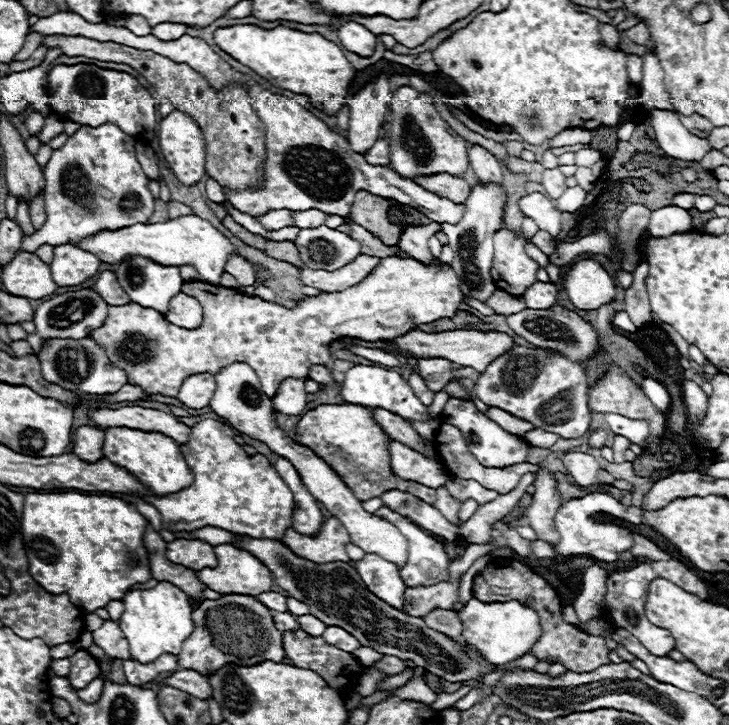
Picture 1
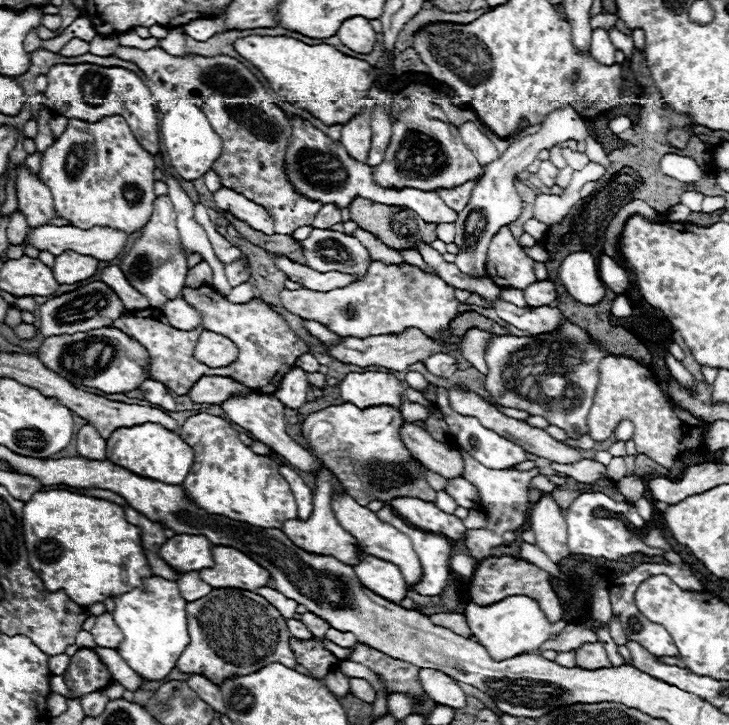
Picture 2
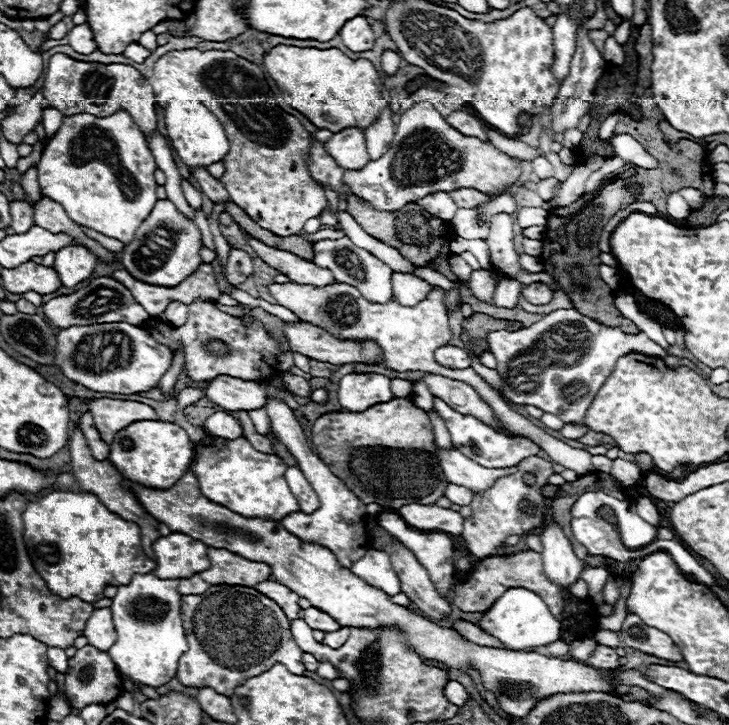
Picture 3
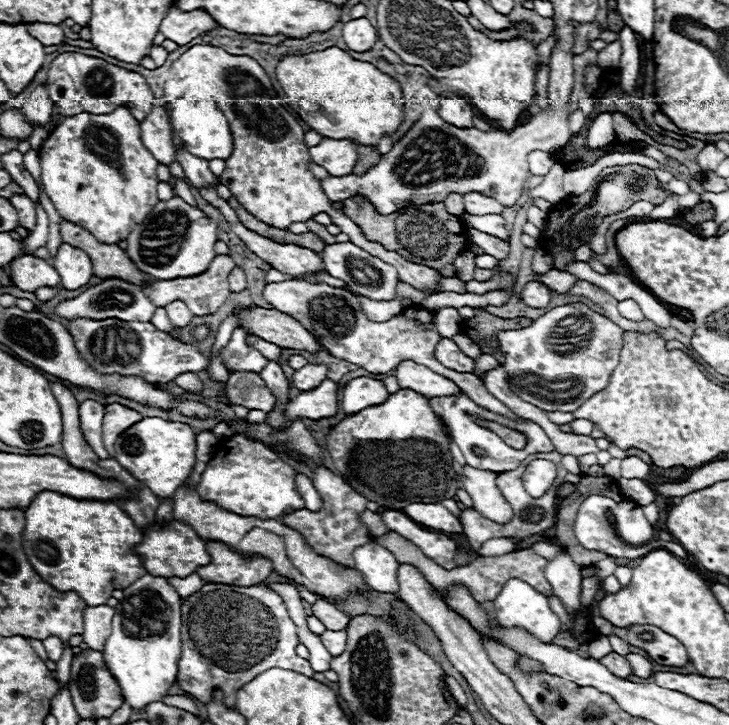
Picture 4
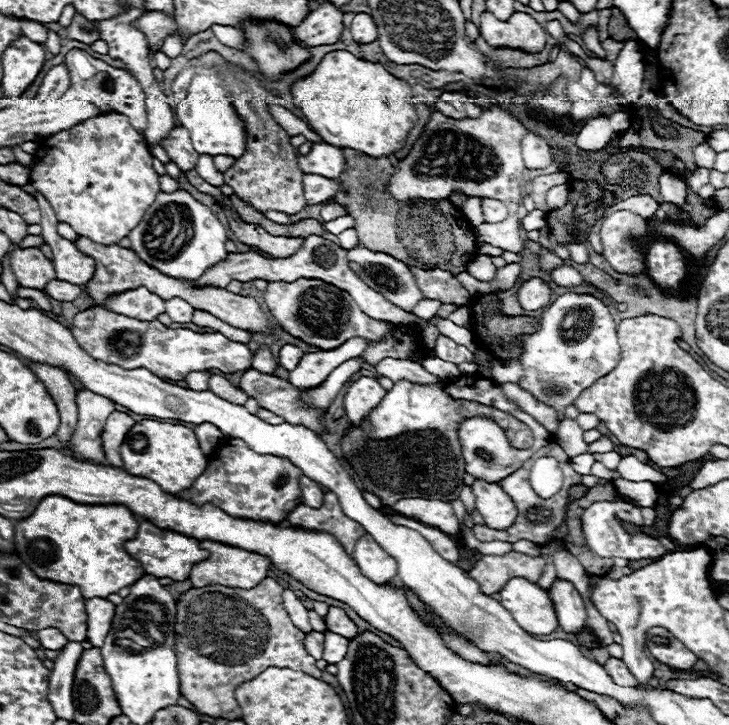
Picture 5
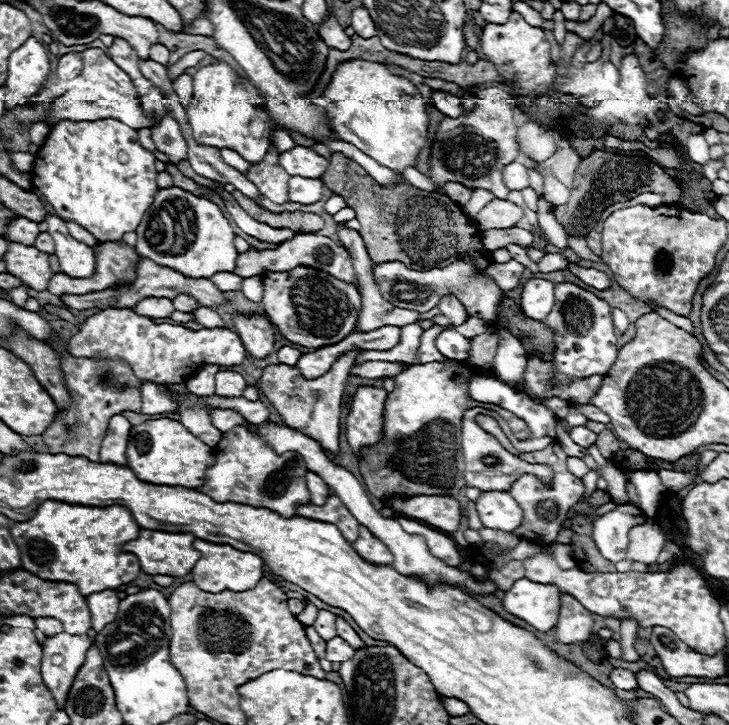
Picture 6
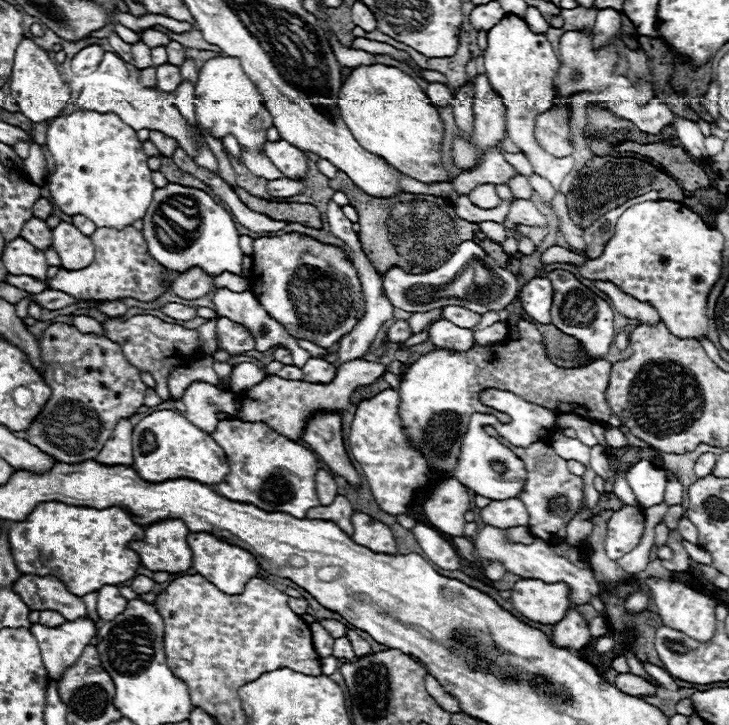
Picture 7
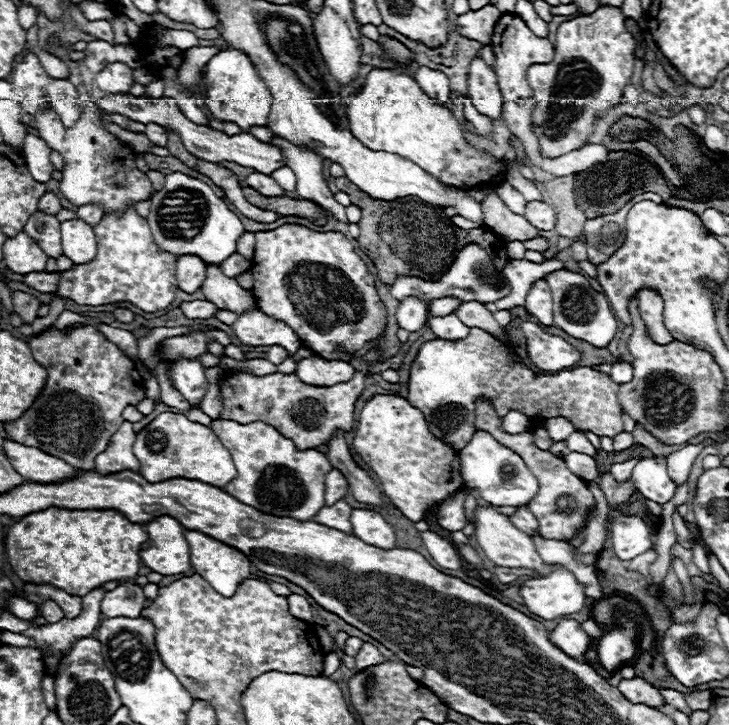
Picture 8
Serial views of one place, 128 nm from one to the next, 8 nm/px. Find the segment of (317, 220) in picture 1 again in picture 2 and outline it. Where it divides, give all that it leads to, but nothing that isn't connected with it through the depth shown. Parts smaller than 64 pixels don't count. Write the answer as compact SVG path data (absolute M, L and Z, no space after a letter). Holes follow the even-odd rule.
M118 46L110 56L134 62L146 78L160 84L170 84L180 98L194 102L208 118L212 130L222 140L222 154L212 164L224 188L240 192L248 200L268 208L276 220L276 234L292 234L300 226L312 226L320 204L294 192L284 174L284 154L290 144L290 124L286 114L270 100L260 80L230 56L214 58L174 58L162 48L138 50Z

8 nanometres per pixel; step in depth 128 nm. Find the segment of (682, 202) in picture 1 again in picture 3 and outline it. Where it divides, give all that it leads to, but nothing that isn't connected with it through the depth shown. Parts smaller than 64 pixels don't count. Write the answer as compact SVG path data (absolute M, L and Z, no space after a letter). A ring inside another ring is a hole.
M682 188L678 194L690 204L692 210L700 210L704 206L704 202L706 202L704 194L700 190L696 190L696 188Z

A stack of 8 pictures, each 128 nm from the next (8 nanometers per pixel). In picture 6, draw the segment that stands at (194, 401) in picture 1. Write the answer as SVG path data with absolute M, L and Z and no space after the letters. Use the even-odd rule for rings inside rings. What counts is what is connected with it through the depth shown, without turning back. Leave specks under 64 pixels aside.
M350 350L350 352L342 354L340 360L336 360L336 364L332 364L330 372L320 376L318 380L304 380L296 366L290 368L286 364L276 364L276 366L264 368L260 382L258 382L262 394L268 398L268 402L278 412L282 422L288 424L290 428L296 428L298 432L304 432L306 436L312 436L320 444L324 444L326 452L334 452L334 454L338 452L340 400L342 400L346 378L350 376L352 356L356 356L356 352L362 352L362 350Z

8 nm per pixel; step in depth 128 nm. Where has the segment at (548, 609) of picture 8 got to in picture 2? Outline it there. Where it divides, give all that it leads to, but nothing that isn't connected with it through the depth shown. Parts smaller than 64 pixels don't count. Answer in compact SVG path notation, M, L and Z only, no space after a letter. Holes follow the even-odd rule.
M508 596L490 606L478 606L474 602L468 602L464 616L468 620L470 632L476 638L476 642L482 644L488 650L490 658L498 662L520 656L520 654L536 652L540 644L550 640L554 634L561 632L568 624L565 620L560 620L552 626L546 620L544 612L540 610L538 602L528 596Z

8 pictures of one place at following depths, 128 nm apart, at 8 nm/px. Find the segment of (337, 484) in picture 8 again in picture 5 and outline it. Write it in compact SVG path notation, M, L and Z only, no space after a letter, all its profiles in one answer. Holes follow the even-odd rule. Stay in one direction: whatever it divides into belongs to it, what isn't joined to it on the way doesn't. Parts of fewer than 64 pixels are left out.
M300 476L300 488L302 488L304 506L310 506L310 508L320 508L322 506L324 490L320 488L320 484L316 484L308 476Z

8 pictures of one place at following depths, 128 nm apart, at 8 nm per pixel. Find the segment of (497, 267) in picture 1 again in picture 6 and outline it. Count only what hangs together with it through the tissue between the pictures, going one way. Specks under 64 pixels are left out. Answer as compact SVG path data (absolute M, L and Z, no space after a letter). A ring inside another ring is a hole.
M472 190L470 200L462 208L464 208L464 212L468 212L468 216L474 218L484 208L484 204L488 204L488 200L492 200L492 198L494 196L488 190ZM568 264L568 270L570 270L572 274L576 274L580 280L584 280L586 284L590 284L590 286L594 286L594 288L598 288L598 290L610 288L610 280L608 280L608 276L606 276L604 272L598 272L598 270L594 270L594 268L580 268L580 266L576 266L576 264Z

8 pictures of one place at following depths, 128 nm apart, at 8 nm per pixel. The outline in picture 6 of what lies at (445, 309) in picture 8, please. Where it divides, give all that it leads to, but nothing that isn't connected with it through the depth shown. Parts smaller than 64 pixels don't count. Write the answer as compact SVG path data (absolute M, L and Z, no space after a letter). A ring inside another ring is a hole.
M408 324L402 326L402 336L400 336L400 344L396 344L396 348L392 350L364 350L360 354L356 354L354 358L354 366L362 364L364 360L396 360L396 362L406 362L406 364L422 364L416 350L420 344L420 336L422 336L422 328L418 324Z

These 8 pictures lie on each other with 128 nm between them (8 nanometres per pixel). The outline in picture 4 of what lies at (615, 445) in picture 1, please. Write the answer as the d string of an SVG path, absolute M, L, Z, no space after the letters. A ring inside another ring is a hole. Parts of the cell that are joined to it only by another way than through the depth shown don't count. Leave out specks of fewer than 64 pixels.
M628 456L628 458L624 458L622 464L620 464L620 476L622 476L622 478L628 478L628 480L630 480L630 478L646 480L648 472L650 472L650 466L648 466L646 462L642 462L640 458L636 458L636 456Z

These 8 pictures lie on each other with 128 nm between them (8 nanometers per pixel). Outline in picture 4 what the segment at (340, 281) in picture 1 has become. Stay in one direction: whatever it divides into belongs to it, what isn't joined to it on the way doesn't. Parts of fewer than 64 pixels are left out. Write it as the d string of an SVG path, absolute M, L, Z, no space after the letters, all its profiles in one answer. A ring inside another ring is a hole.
M214 188L200 190L200 194L202 194L202 198L206 198L212 206L216 206L224 214L232 232L248 246L248 250L252 250L258 258L268 262L278 272L288 274L292 278L302 278L304 274L314 274L314 272L324 270L324 264L316 252L294 246L294 244L278 244L278 242L272 242L272 240L244 228L236 216L236 212L228 206L226 200L220 200L216 196Z

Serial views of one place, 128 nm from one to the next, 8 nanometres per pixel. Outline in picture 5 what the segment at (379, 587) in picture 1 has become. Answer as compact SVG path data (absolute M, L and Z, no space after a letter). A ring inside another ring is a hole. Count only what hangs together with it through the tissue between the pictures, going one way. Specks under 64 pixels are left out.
M364 534L356 546L354 546L354 560L360 568L360 572L376 582L376 584L394 584L398 578L398 566L396 560L384 552L376 540L372 540L372 536Z

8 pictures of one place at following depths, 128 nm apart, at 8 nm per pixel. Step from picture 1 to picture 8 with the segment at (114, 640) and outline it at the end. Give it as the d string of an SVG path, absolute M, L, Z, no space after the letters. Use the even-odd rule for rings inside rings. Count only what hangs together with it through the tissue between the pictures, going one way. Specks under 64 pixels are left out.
M124 582L102 598L102 614L108 618L116 616L140 616L144 610L144 592L140 586Z

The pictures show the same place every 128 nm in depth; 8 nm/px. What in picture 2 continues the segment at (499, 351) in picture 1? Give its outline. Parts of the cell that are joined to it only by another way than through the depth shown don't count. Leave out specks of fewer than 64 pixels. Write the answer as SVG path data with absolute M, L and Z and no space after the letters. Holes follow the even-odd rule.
M408 328L402 334L386 334L386 336L370 336L370 338L344 338L340 346L328 346L330 354L340 362L358 364L358 366L384 366L390 370L406 370L414 362L424 362L428 356L438 352L448 352L444 342L436 342L424 336L418 328ZM470 328L464 336L462 336L462 342L458 344L458 350L460 350L460 356L470 362L478 372L486 374L488 372L488 366L486 366L486 360L484 360L484 354L486 354L486 348L488 348L488 342L492 340L494 334L490 332L484 332L484 330L478 330L478 328Z

